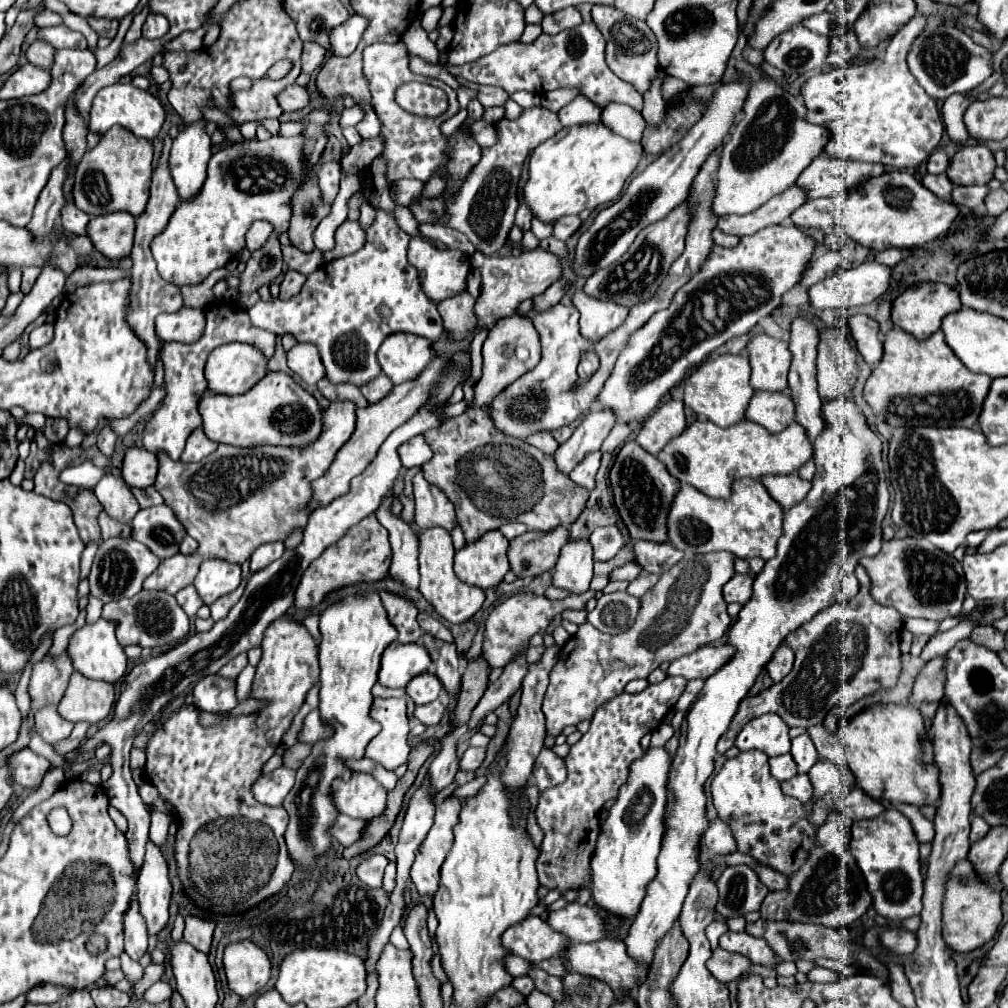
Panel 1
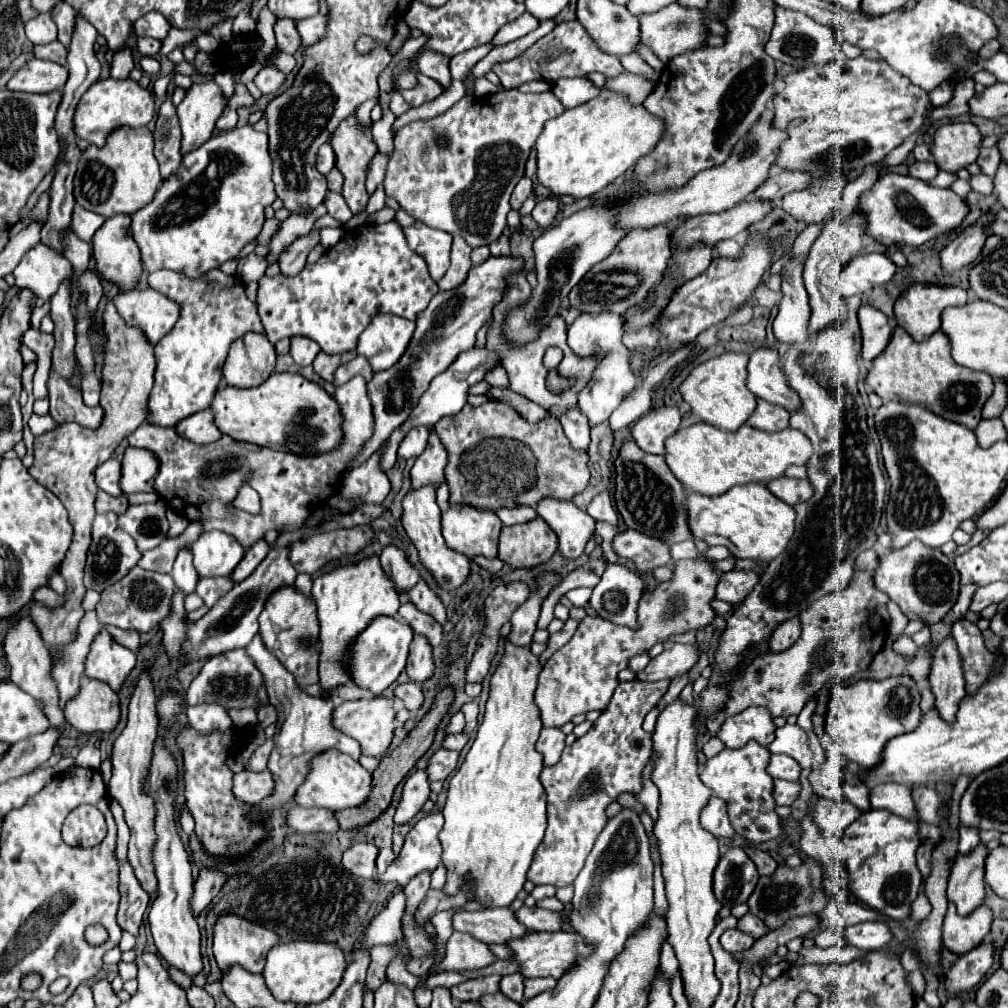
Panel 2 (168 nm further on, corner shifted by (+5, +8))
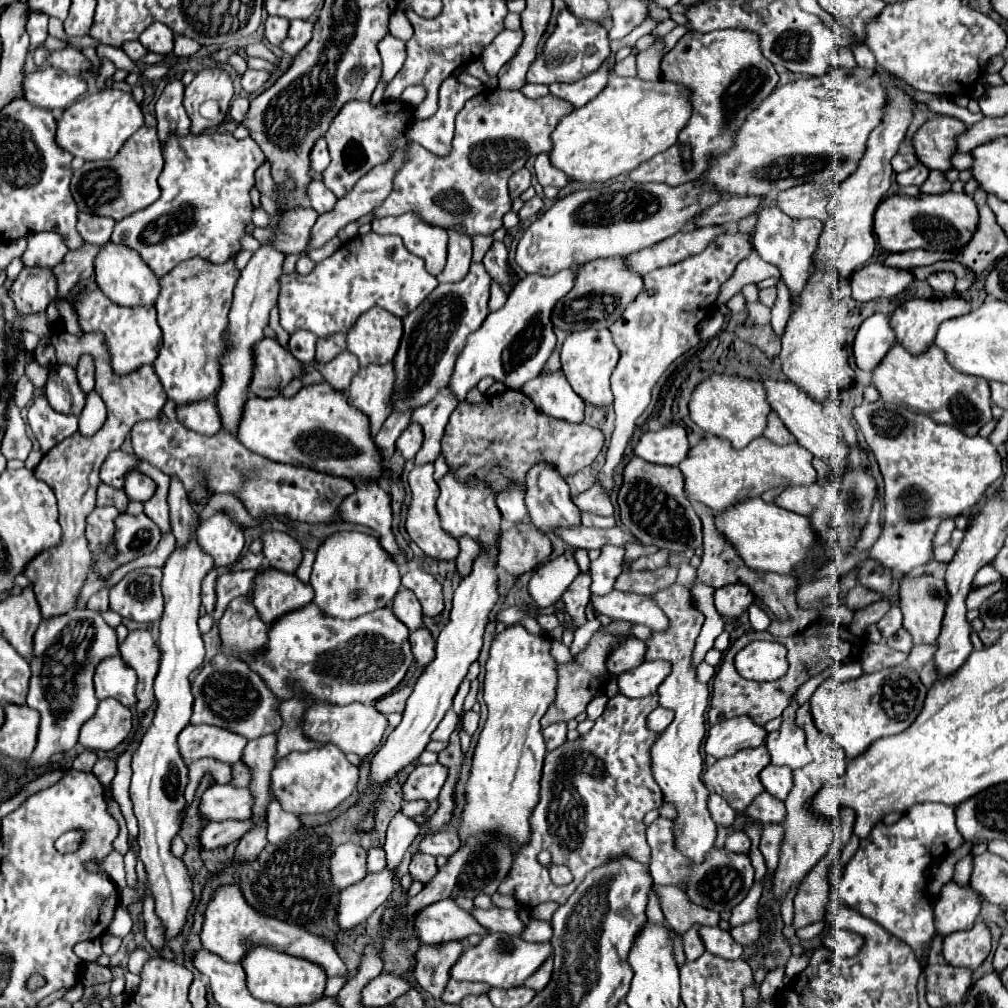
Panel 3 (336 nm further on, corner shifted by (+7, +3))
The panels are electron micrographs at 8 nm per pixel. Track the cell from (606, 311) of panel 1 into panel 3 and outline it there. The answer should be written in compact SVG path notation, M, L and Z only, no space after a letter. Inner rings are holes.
M607 328L603 330L583 330L583 332L571 332L561 348L561 364L563 372L575 390L583 398L585 404L607 408L613 404L611 394L611 374L615 370L615 362L619 362L619 350L613 344L611 332Z

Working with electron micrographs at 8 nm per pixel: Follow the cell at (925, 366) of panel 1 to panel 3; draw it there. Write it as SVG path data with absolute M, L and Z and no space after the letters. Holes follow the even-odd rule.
M895 344L887 352L887 358L883 358L883 362L879 362L879 366L873 370L873 386L879 390L883 402L901 404L909 410L923 412L935 422L957 426L967 436L975 436L979 428L991 420L989 382L985 378L967 376L953 370L935 344L919 356Z

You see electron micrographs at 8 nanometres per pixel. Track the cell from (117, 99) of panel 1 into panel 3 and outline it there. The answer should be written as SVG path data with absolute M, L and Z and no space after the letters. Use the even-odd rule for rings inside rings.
M107 88L89 96L83 96L81 100L73 102L63 116L57 120L57 134L55 140L63 150L71 152L75 158L83 160L109 160L113 158L119 148L125 144L125 140L135 134L145 124L143 110L135 102L135 98L127 92Z

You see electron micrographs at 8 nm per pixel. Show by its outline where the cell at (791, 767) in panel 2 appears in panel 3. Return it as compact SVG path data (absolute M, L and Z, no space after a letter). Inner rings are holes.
M769 764L761 770L761 782L769 794L773 794L779 800L785 800L789 790L793 788L793 774L789 768Z

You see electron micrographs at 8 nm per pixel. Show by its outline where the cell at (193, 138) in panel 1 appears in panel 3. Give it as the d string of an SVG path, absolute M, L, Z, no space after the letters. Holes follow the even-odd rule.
M203 70L185 88L183 106L191 118L191 134L203 134L225 120L229 102L233 98L233 84L221 70Z

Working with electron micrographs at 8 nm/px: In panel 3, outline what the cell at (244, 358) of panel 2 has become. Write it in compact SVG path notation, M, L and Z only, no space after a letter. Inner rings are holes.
M263 338L255 344L255 374L251 376L249 392L261 398L277 396L285 384L301 374L301 362L291 352L277 344L275 338Z

